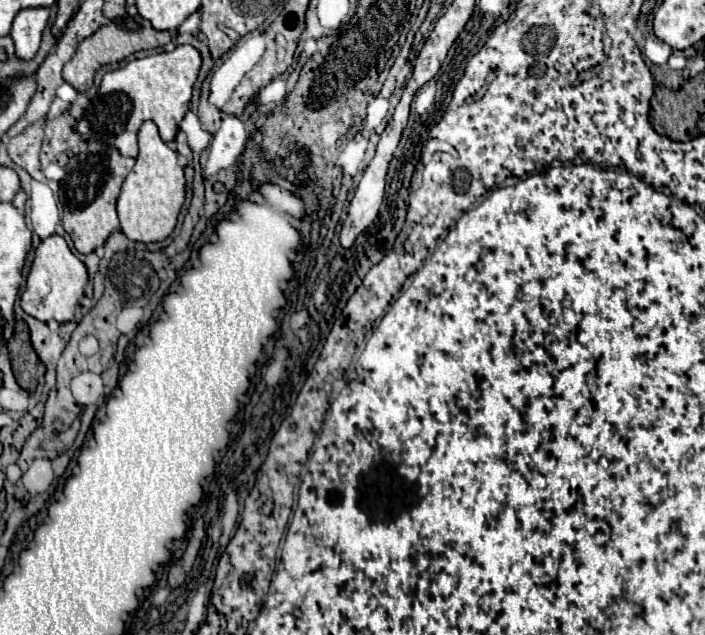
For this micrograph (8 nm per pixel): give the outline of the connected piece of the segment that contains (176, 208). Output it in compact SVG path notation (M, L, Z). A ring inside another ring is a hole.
M145 121L139 131L137 163L133 171L127 175L117 201L121 231L131 241L137 243L163 241L173 233L183 203L185 203L185 175L183 167L177 163L177 153L171 151L161 141L157 125L153 121Z

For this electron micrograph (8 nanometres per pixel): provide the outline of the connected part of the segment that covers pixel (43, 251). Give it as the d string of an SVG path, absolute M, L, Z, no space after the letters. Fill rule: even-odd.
M51 235L43 239L35 251L35 261L27 277L27 289L21 295L21 307L27 315L39 321L55 319L59 323L67 323L75 317L75 309L79 307L79 301L85 293L87 279L89 275L85 263L69 251L69 245L61 235Z

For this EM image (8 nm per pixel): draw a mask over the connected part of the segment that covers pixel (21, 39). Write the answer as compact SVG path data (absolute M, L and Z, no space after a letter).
M23 9L17 13L11 27L17 59L31 61L35 57L47 23L49 23L49 9Z

